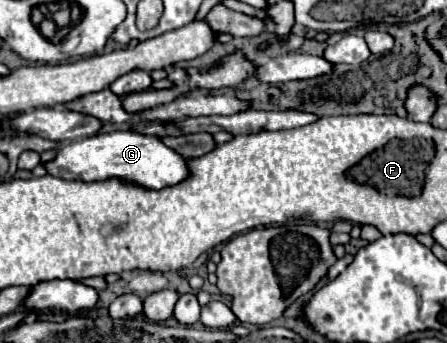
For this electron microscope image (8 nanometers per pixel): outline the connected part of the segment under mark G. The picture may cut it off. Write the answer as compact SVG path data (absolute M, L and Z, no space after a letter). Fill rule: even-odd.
M101 132L91 138L83 138L77 142L65 142L57 156L51 162L45 162L43 168L51 176L59 176L63 180L81 180L81 182L99 182L107 178L123 178L127 182L139 184L143 188L161 190L165 186L173 186L187 178L189 168L183 156L175 150L167 148L155 136L143 136L137 132Z

